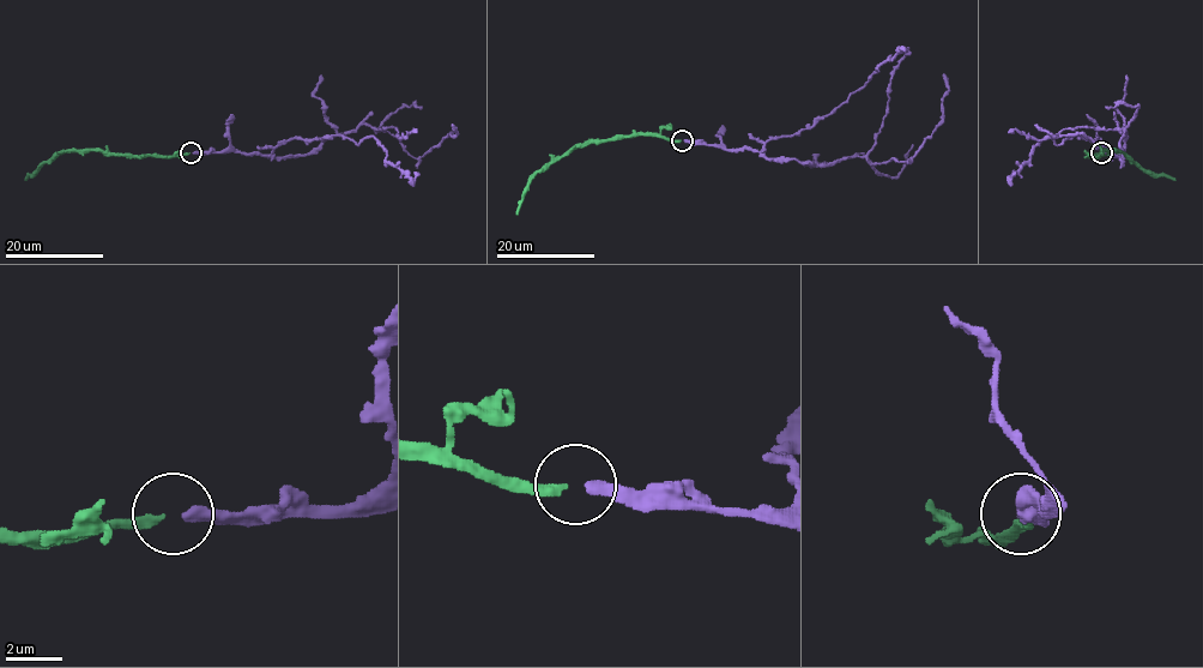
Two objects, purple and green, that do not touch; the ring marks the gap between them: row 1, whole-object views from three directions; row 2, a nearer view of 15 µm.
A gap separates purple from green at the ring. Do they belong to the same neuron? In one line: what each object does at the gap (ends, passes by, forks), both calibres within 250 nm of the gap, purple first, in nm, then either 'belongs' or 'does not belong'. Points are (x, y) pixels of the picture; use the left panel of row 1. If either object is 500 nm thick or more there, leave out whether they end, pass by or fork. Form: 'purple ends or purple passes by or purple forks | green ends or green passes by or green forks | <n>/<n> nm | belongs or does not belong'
purple ends | green ends | 360/280 nm | belongs

